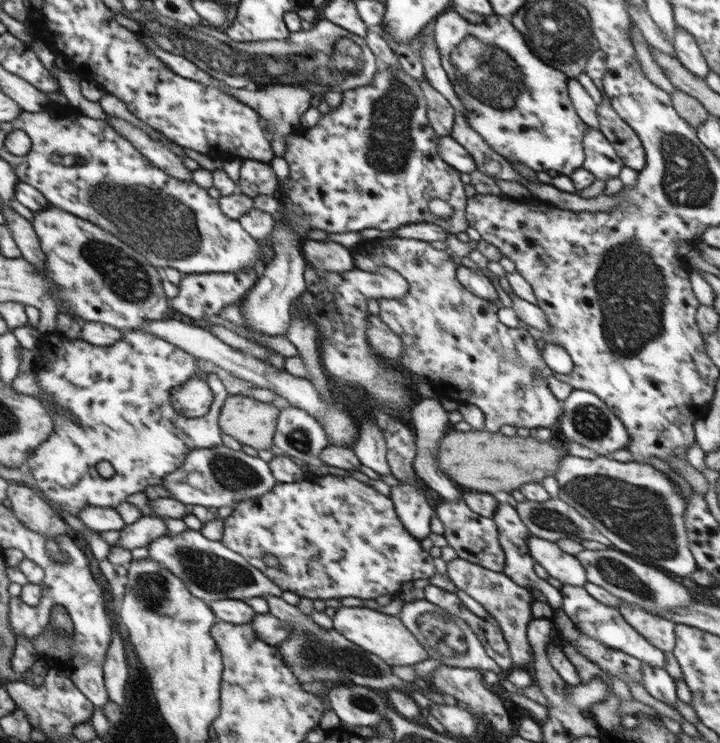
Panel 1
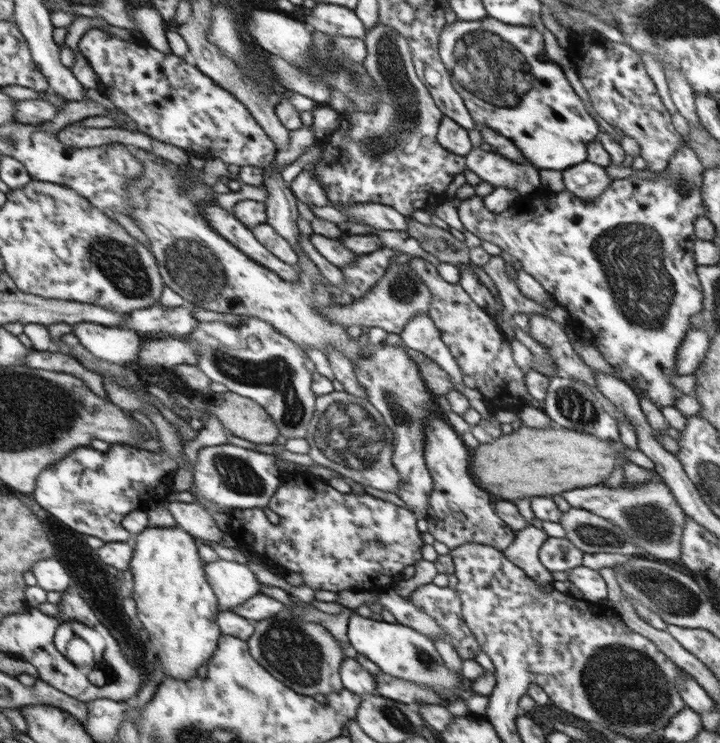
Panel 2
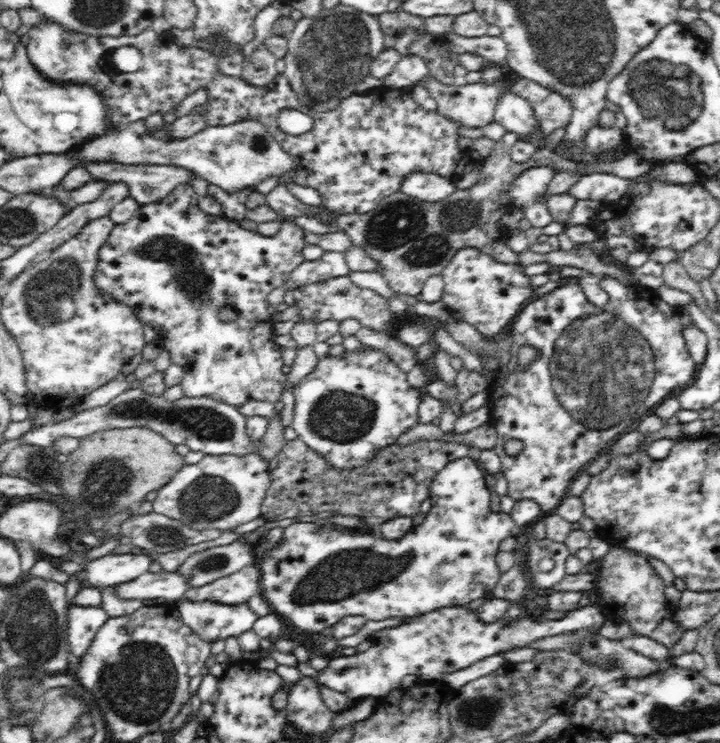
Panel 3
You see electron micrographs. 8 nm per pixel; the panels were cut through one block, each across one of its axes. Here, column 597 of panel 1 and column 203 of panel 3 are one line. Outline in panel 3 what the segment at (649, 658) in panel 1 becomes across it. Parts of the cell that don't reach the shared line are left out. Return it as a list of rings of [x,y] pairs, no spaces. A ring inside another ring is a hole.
[[[182,599],[177,608],[188,627],[210,644],[229,636],[237,638],[253,628],[254,621],[259,617],[247,603],[229,605],[212,600]]]

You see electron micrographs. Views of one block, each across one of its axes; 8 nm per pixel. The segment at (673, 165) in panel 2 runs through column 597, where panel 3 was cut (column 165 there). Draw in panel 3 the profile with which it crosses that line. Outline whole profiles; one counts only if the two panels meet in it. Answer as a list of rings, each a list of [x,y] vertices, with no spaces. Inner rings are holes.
[[[180,185],[168,197],[158,202],[140,205],[135,215],[128,222],[115,225],[110,236],[108,236],[108,240],[100,246],[94,282],[96,287],[110,294],[116,301],[132,307],[136,316],[142,321],[142,326],[150,325],[158,332],[157,341],[169,352],[171,362],[180,365],[182,369],[186,370],[186,377],[180,384],[186,398],[212,398],[217,402],[235,406],[235,408],[240,408],[240,405],[250,401],[272,402],[274,404],[280,401],[287,384],[287,375],[282,372],[282,366],[284,366],[283,353],[276,342],[272,340],[274,336],[272,332],[272,315],[268,313],[268,301],[266,299],[272,290],[282,286],[288,280],[289,274],[305,261],[302,248],[307,244],[305,241],[306,230],[296,226],[289,220],[284,220],[280,230],[274,236],[267,237],[258,233],[258,231],[242,228],[239,221],[231,221],[224,216],[204,213],[196,204],[197,199],[198,196],[190,185]],[[225,306],[229,306],[238,312],[236,320],[222,321],[218,317],[218,310]]]

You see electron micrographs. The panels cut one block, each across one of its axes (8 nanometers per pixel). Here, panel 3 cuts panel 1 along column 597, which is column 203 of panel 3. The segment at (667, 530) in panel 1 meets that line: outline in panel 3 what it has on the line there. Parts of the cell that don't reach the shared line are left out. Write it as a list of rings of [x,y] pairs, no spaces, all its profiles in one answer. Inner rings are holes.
[[[259,454],[205,455],[201,462],[185,465],[176,478],[160,488],[152,506],[157,513],[171,516],[193,530],[232,532],[238,526],[259,518],[270,482],[269,462]]]

